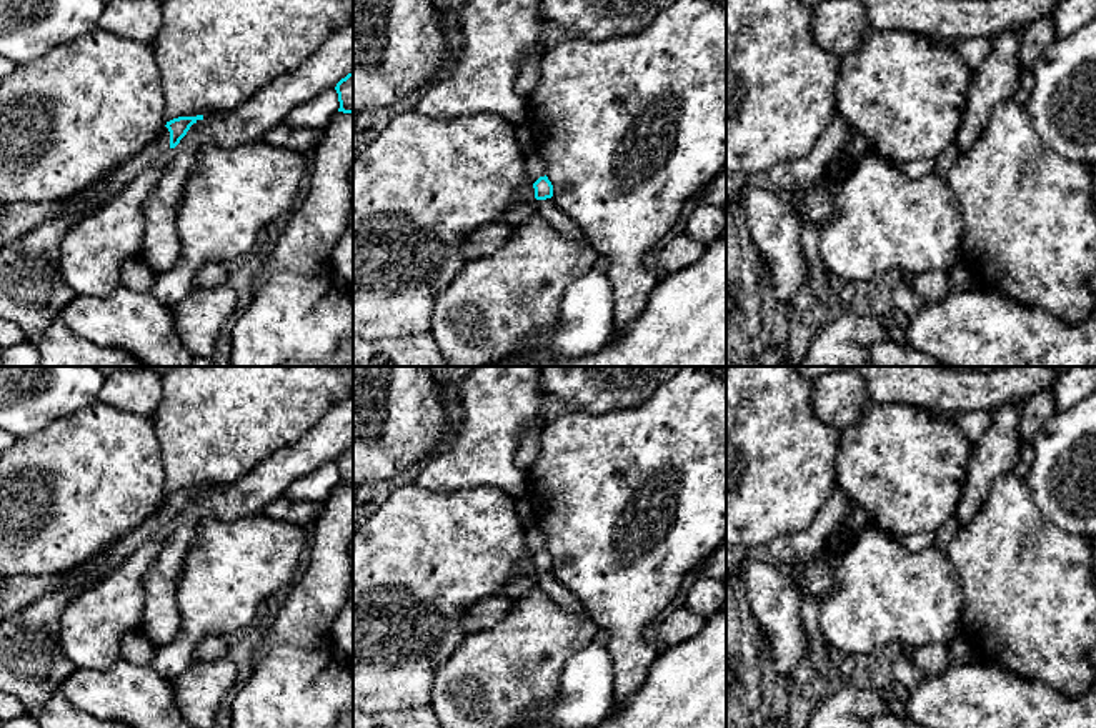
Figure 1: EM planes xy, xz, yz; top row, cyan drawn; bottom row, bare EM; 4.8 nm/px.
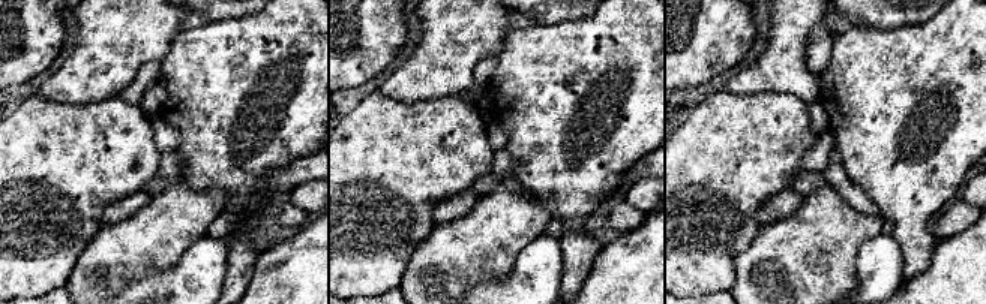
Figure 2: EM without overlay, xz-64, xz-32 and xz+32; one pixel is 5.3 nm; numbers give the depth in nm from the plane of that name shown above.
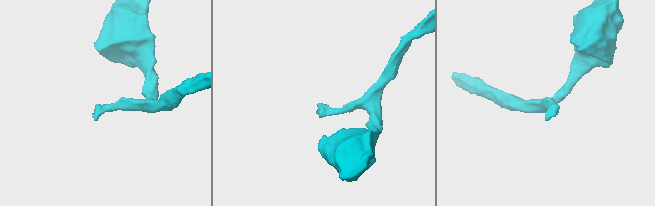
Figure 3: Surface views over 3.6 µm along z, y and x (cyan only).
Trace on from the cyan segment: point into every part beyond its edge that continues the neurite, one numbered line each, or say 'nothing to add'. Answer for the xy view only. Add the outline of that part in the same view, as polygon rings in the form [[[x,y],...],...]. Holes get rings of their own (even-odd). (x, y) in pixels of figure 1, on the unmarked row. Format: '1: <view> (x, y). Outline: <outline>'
1: xy (17, 592). Outline: [[[165,500],[160,511],[147,523],[118,540],[108,551],[98,553],[88,563],[58,576],[7,576],[0,585],[0,620],[27,608],[42,595],[68,588],[82,593],[122,565],[130,555],[148,543],[162,526],[170,523],[170,505]]]

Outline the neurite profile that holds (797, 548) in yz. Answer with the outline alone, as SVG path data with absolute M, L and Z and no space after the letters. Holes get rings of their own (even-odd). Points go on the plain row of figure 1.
M836 490L805 531L780 536L768 545L776 563L805 568L806 561L843 526L851 506L853 500L844 491Z

